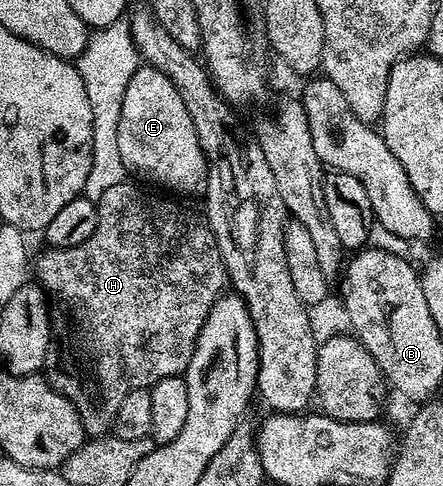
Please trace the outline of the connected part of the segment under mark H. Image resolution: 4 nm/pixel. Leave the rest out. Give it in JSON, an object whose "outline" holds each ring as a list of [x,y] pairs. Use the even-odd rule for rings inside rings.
{"outline":[[[125,182],[118,186],[113,186],[111,190],[106,190],[102,198],[96,205],[98,210],[98,226],[94,226],[94,234],[86,238],[78,246],[69,248],[49,248],[43,249],[44,253],[34,260],[35,283],[44,289],[49,297],[57,296],[60,301],[54,304],[55,311],[51,313],[52,318],[52,344],[50,356],[56,360],[56,368],[64,376],[51,377],[50,383],[53,388],[57,388],[61,394],[75,406],[80,413],[80,421],[85,433],[92,438],[104,438],[113,431],[117,423],[119,408],[122,406],[123,398],[133,388],[151,389],[153,384],[157,384],[162,378],[181,375],[188,369],[190,358],[196,349],[198,334],[214,306],[214,302],[221,296],[226,288],[226,275],[223,260],[219,254],[219,248],[215,242],[215,236],[211,232],[205,217],[195,212],[192,208],[187,208],[184,204],[179,204],[176,200],[167,200],[164,196],[155,196],[152,192],[143,192],[140,188],[135,188],[131,182]]]}

